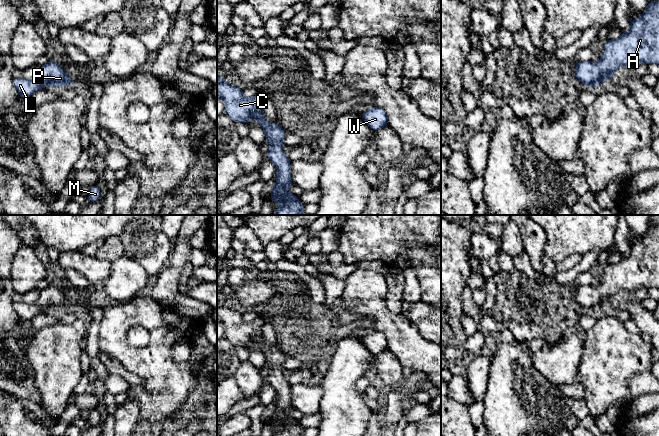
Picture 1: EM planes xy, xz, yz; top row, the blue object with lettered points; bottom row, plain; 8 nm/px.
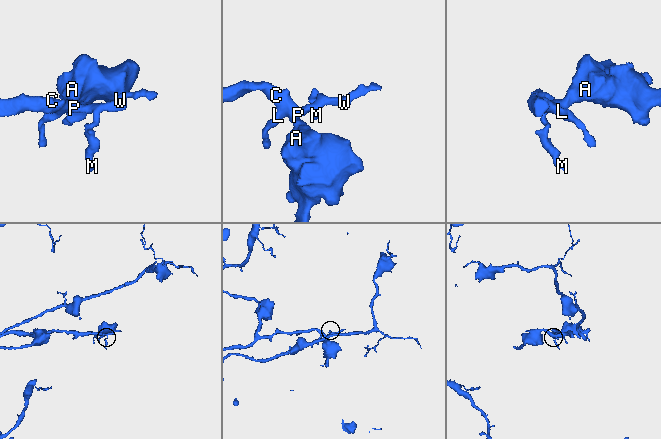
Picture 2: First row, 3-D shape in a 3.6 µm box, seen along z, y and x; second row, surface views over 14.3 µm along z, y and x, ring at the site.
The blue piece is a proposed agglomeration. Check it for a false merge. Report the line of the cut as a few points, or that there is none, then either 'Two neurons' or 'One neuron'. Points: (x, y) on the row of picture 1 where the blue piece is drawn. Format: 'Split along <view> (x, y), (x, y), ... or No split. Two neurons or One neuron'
No split. One neuron

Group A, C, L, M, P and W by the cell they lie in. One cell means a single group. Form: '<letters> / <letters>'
A C L M P W

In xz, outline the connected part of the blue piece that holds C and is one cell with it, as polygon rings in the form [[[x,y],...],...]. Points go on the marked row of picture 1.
[[[217,76],[217,97],[225,102],[225,115],[234,122],[248,124],[250,119],[256,119],[265,133],[265,139],[269,142],[269,150],[266,157],[276,166],[276,184],[268,200],[279,203],[273,215],[307,215],[304,213],[304,205],[299,202],[297,195],[285,193],[279,195],[283,189],[291,189],[294,185],[291,179],[291,160],[283,152],[285,130],[276,123],[268,123],[263,113],[262,103],[266,99],[261,92],[253,98],[245,98],[242,88],[228,84],[223,78]]]

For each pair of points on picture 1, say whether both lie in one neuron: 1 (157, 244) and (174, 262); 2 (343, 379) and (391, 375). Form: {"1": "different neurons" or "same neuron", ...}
{"1": "different neurons", "2": "different neurons"}

